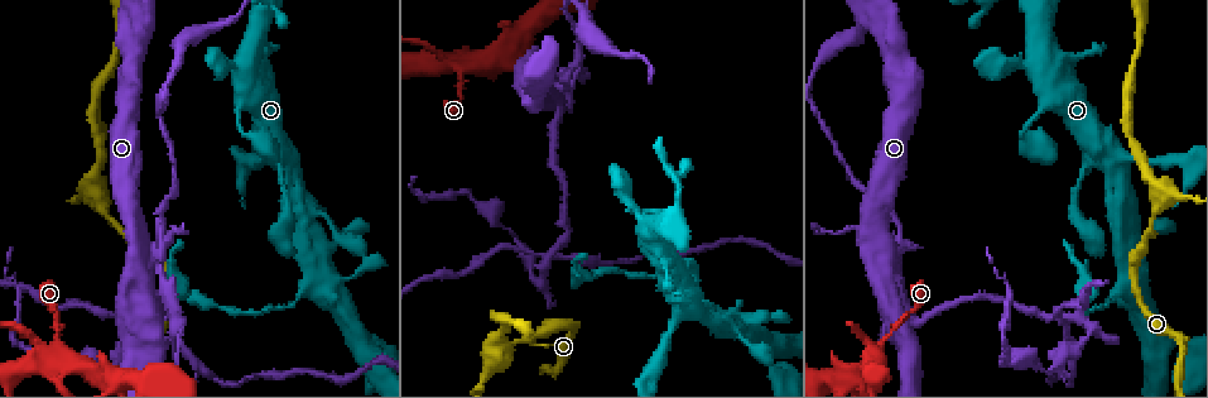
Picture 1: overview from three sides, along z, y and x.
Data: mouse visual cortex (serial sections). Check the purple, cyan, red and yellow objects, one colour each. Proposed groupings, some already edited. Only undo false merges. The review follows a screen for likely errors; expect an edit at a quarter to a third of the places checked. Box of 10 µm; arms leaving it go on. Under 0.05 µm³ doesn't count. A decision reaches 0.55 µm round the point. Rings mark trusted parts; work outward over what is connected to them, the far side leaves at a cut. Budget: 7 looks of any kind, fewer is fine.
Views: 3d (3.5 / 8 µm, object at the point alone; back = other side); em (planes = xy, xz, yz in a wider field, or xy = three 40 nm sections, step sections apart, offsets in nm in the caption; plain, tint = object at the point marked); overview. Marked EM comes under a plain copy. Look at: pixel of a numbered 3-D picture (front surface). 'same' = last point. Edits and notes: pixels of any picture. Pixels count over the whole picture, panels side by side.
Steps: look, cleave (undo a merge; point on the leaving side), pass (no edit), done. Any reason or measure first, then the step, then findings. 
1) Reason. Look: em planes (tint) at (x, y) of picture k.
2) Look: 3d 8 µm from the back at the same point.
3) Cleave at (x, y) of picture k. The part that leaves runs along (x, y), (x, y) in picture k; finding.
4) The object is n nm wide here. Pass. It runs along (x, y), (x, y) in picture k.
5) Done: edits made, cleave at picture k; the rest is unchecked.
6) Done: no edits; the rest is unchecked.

Thick turns thin. Look: 3d 3.5 µm at (1110, 299) of picture 1.

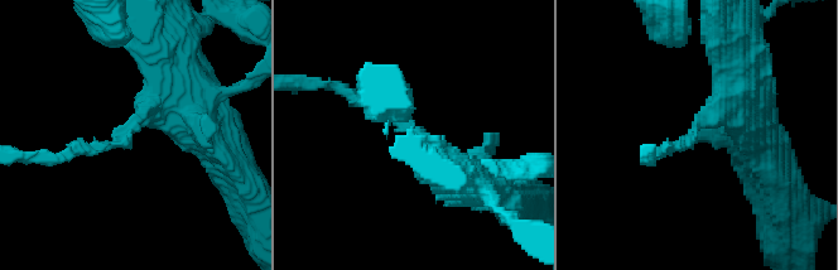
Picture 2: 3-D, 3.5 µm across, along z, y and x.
The arms are 150, 500 nm wide; now the EM. Look: em xy step 1 (tint) at (699, 129) of picture 2.

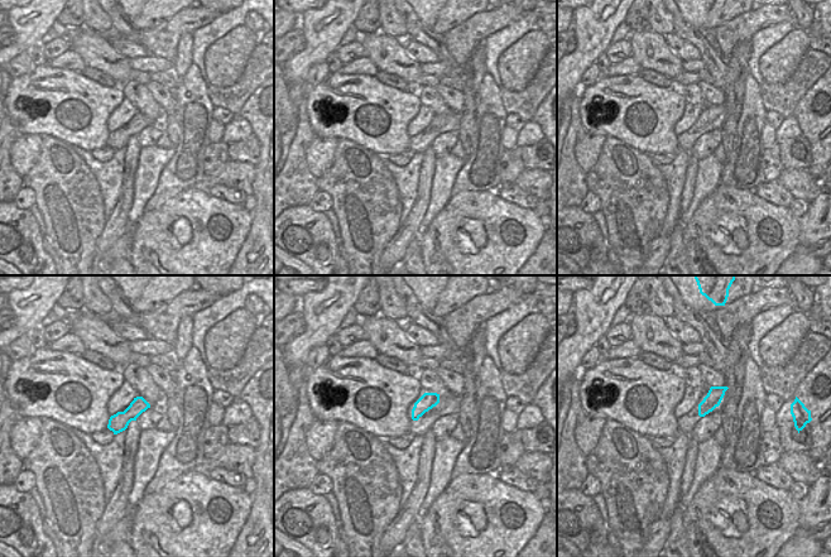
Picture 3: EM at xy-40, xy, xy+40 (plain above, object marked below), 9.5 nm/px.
Another direction. Look: em xy step 3 (tint) at the same point.

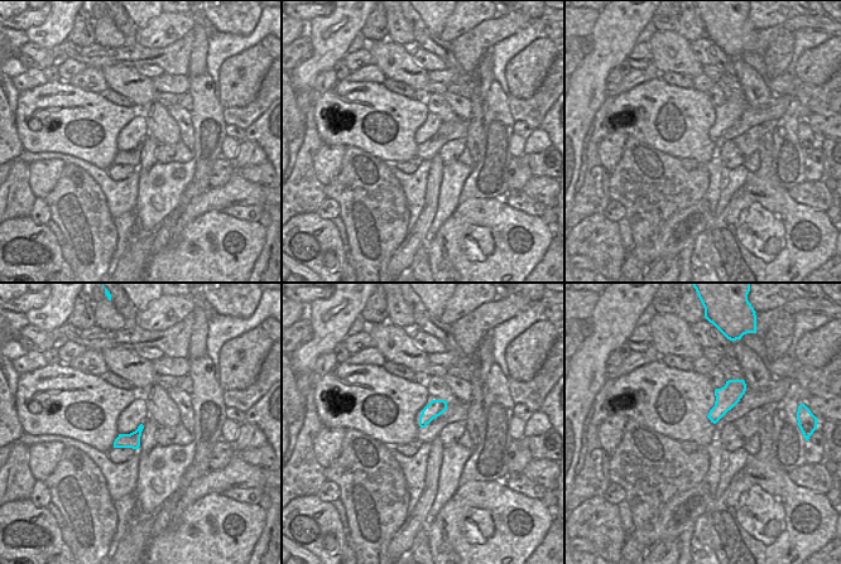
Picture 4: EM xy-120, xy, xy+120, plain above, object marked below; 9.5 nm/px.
The object is 150 nm wide here. Pass. It runs along (164, 67), (114, 145), (59, 157) in picture 2; all the same cell.

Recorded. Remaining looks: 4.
Three-way junction. Look: em xy step 2 (tint) at (153, 318) of picture 1.

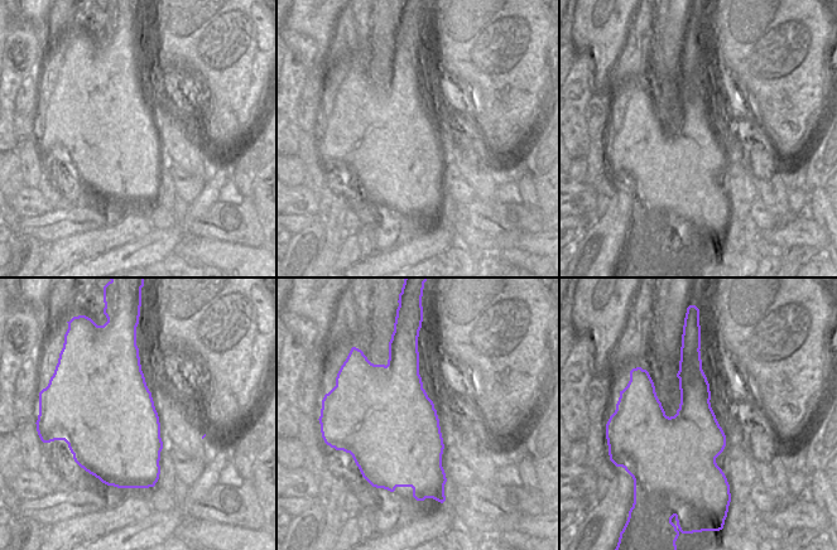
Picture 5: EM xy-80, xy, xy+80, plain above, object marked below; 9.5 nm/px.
See where the arms go. Look: 3d 3.5 µm at the same point.

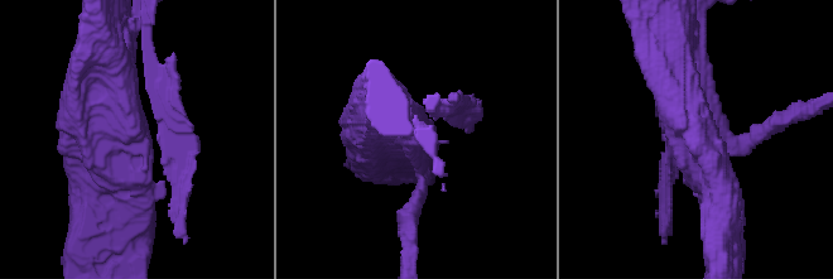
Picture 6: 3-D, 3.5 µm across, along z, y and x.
The arms are 150, 250, 450 nm wide. Cleave at (418, 198) of picture 6. Two cells meet here.

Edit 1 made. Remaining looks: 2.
Done: edits made, cleave at picture 6; the rest is unchecked.

